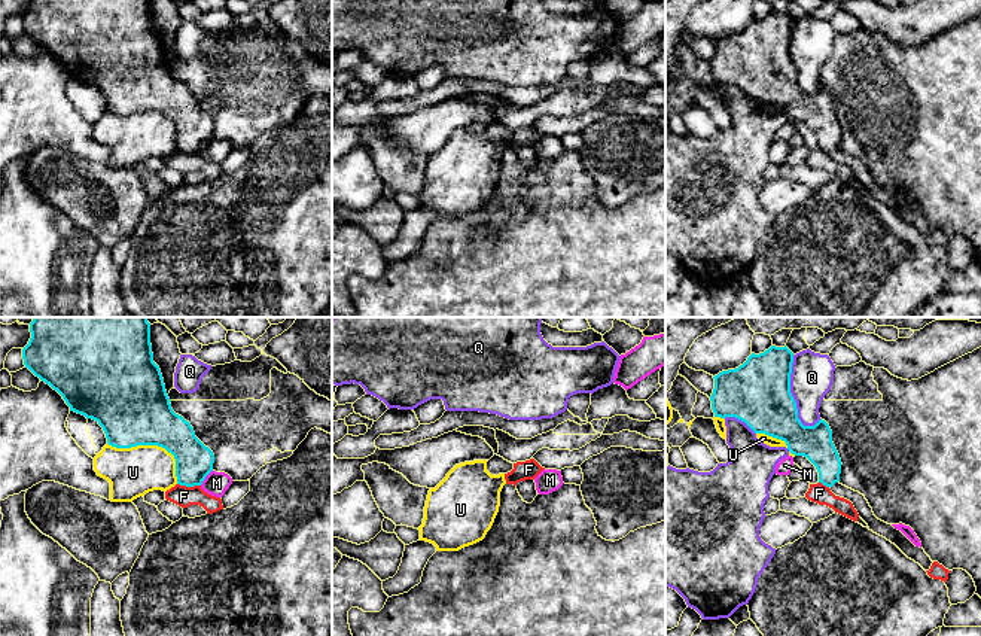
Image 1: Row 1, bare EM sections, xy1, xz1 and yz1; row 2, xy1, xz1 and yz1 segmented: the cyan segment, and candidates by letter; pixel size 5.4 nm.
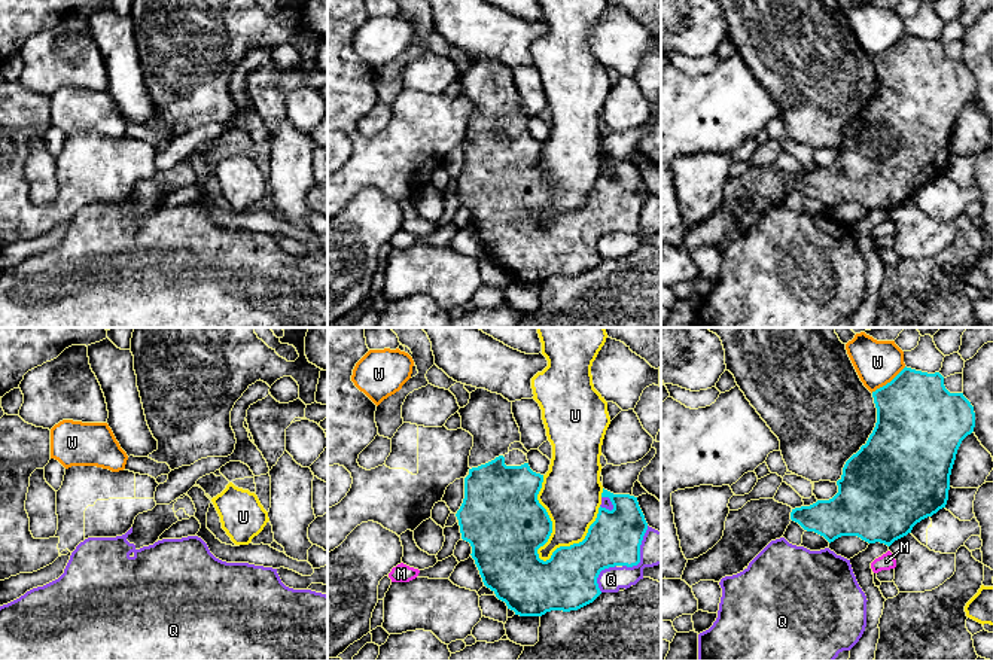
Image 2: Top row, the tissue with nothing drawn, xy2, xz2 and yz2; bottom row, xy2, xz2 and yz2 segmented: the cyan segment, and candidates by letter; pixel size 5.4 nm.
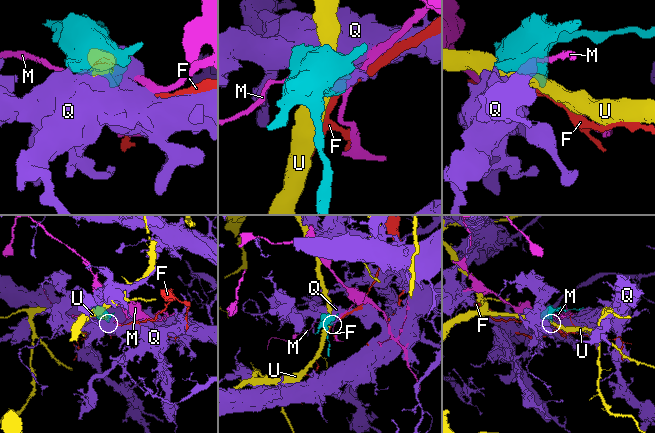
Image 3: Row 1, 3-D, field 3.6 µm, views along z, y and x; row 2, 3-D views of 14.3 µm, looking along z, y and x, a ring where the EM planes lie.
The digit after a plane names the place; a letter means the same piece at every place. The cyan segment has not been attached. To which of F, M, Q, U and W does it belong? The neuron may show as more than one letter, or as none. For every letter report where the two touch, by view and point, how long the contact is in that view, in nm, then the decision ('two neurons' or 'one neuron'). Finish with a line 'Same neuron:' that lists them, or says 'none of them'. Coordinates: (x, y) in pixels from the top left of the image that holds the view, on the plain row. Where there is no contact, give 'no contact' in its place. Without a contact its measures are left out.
F: xy1 (189, 152) | 130 nm | two neurons
M: xy1 (206, 142) | 110 nm | two neurons
Q: yz1 (791, 61) | 400 nm | two neurons
U: xz2 (550, 186) | 480 nm | two neurons
W: yz2 (888, 49) | 240 nm | two neurons
Same neuron: none of them

